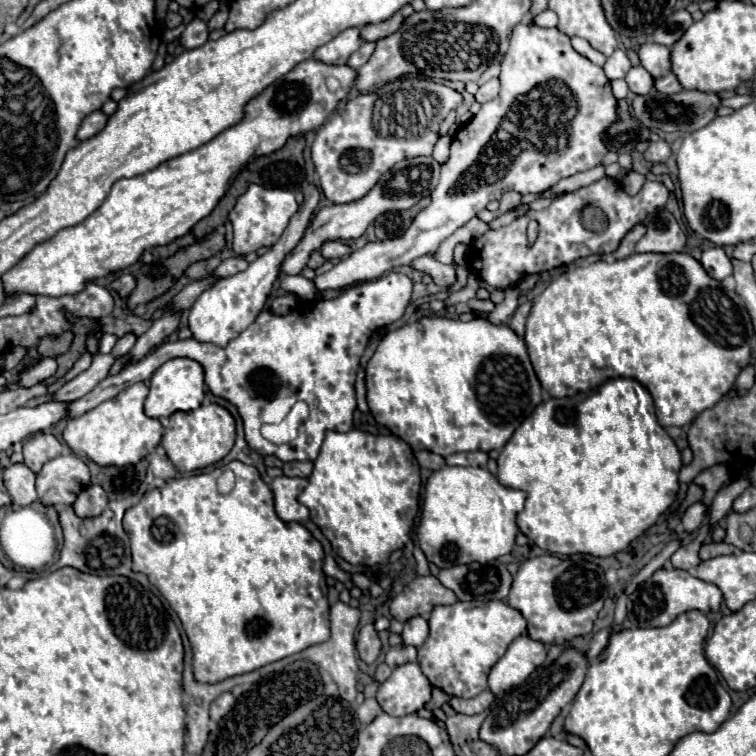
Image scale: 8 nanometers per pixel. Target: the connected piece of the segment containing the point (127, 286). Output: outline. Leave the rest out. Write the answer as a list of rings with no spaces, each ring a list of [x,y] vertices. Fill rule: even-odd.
[[[122,274],[112,282],[112,288],[120,294],[120,298],[126,298],[134,290],[134,286],[136,286],[136,278],[132,274]]]

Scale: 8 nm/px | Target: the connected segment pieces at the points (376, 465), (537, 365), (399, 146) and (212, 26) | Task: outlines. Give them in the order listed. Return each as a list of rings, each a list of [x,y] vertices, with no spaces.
[[[358,428],[348,432],[326,432],[308,486],[298,500],[310,510],[310,520],[330,540],[334,552],[350,564],[380,566],[394,550],[404,548],[410,540],[412,520],[418,510],[420,496],[420,466],[408,442],[394,434],[370,434]]]
[[[678,252],[678,254],[632,254],[630,258],[624,260],[598,260],[594,264],[588,266],[578,266],[572,268],[560,276],[556,276],[546,290],[540,294],[540,298],[534,302],[530,316],[526,320],[526,346],[528,346],[528,354],[534,366],[534,372],[542,384],[542,388],[552,396],[552,398],[566,398],[566,396],[574,396],[578,392],[590,392],[592,388],[598,388],[600,384],[604,384],[610,378],[634,378],[638,380],[654,398],[656,404],[656,418],[660,422],[660,426],[686,426],[692,424],[692,420],[712,408],[722,396],[726,396],[736,382],[736,376],[740,374],[740,370],[744,366],[750,364],[750,338],[754,334],[750,316],[746,312],[744,300],[734,294],[734,290],[724,290],[722,282],[714,280],[712,276],[708,276],[708,272],[702,268],[702,264],[698,260],[694,260],[690,254],[686,252]]]
[[[400,78],[384,84],[374,92],[350,96],[346,106],[334,112],[334,116],[316,132],[312,144],[312,162],[320,176],[324,196],[334,204],[348,204],[352,200],[360,200],[360,196],[366,196],[368,190],[384,176],[384,172],[388,172],[388,168],[392,168],[400,160],[430,156],[438,140],[442,120],[450,114],[450,110],[456,110],[462,102],[462,94],[454,88],[422,78]]]
[[[222,4],[222,6],[218,8],[218,12],[208,20],[208,30],[214,32],[214,30],[224,28],[226,20],[228,20],[228,4]]]

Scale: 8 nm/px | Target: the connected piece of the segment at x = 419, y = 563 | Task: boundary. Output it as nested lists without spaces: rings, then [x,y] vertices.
[[[415,545],[413,555],[416,560],[416,570],[418,575],[429,575],[429,562],[426,560],[424,553]]]

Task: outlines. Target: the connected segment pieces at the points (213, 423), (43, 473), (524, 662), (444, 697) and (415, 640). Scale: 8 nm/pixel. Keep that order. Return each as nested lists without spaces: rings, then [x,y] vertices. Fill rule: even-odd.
[[[202,404],[192,412],[174,412],[162,422],[166,428],[162,446],[178,472],[194,472],[212,466],[222,460],[234,446],[234,418],[226,408],[218,404]]]
[[[62,454],[42,466],[42,470],[36,474],[36,492],[38,500],[44,506],[52,506],[54,502],[62,502],[66,492],[70,492],[72,482],[78,482],[82,488],[90,484],[90,472],[88,466],[76,456],[76,454]],[[54,488],[54,492],[52,492]]]
[[[518,636],[508,652],[492,666],[488,676],[488,686],[494,694],[520,686],[546,658],[546,648],[542,642],[532,640],[530,636]]]
[[[434,688],[432,690],[432,700],[426,704],[428,710],[434,710],[434,708],[442,708],[442,704],[446,704],[450,700],[450,696],[446,692],[442,692],[440,688]]]
[[[414,616],[404,624],[404,632],[402,632],[404,644],[418,648],[424,644],[426,638],[428,638],[428,622],[422,616]]]

